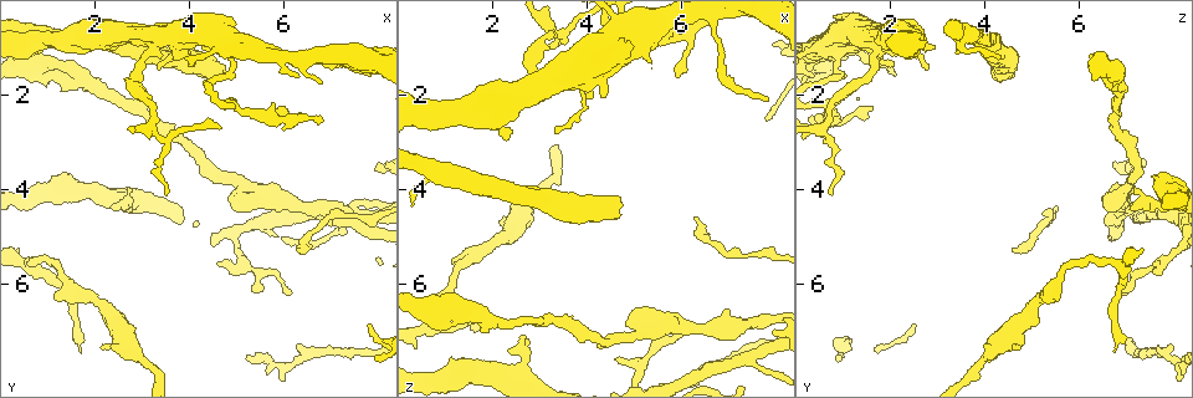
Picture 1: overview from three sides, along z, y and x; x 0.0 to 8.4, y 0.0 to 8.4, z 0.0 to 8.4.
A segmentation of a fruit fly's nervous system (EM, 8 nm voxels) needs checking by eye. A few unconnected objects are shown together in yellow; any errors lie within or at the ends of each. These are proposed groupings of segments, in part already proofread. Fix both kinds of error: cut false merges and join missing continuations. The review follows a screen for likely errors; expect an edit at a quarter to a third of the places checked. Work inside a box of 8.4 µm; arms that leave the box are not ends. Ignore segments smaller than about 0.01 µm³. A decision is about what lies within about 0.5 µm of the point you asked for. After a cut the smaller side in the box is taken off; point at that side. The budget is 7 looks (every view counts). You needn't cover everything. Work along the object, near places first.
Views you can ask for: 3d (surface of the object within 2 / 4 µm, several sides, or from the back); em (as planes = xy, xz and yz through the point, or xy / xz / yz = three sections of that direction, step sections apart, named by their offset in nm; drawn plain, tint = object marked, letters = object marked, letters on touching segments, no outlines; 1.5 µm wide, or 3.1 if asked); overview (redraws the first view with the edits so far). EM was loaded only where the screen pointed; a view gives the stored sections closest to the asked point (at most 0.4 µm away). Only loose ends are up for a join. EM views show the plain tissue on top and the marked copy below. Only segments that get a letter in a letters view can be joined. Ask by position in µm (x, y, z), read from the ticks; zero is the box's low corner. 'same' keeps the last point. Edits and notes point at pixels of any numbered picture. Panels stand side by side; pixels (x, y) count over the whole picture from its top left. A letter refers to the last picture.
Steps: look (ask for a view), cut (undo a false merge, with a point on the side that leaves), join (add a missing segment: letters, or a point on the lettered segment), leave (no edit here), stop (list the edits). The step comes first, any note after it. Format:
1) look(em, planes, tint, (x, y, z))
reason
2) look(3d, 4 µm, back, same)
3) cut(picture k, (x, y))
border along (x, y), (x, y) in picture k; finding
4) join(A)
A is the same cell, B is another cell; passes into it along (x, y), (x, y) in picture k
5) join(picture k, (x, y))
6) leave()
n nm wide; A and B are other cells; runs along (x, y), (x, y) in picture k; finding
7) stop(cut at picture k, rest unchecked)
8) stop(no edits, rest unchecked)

look(3d, 2 µm, back, (2.75, 7.30, 4.25))
thick turns thin

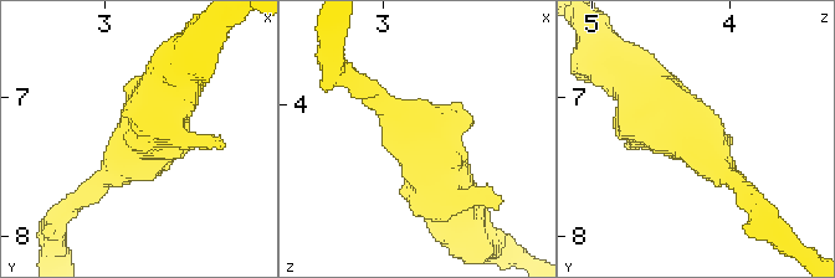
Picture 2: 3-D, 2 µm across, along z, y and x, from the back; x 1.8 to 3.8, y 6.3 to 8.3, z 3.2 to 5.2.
look(em, planes, letters, (2.70, 7.34, 4.26))
arms of 160, 400 nm; need the tissue

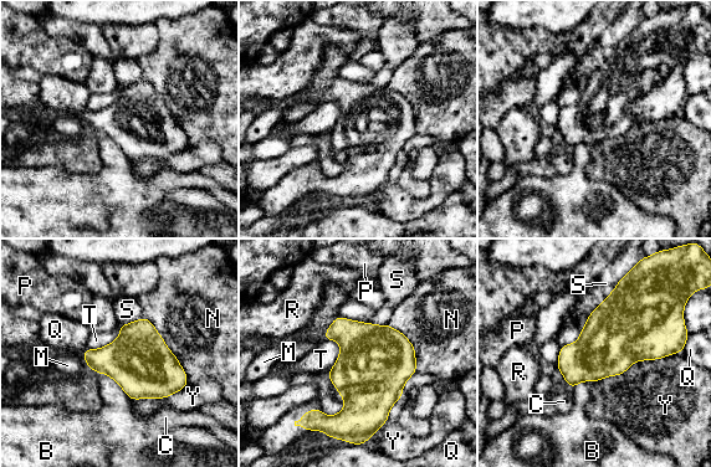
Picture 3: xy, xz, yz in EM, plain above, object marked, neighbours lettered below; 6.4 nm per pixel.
leave()
B, C, M, N, P, Q, R, S, T and Y are other cells; border along (680, 350), (635, 360), (596, 383) in picture 3; all the same cell

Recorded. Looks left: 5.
look(3d, 4 µm, back, (2.65, 4.35, 7.10))
branch stops here

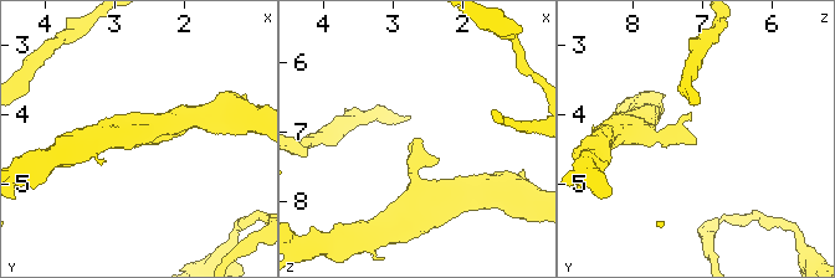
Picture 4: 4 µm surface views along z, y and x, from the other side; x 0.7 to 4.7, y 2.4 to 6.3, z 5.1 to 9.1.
look(em, 3.1 µm, xy, step 16, tint, (2.60, 4.40, 7.10))
shape alone is not enough

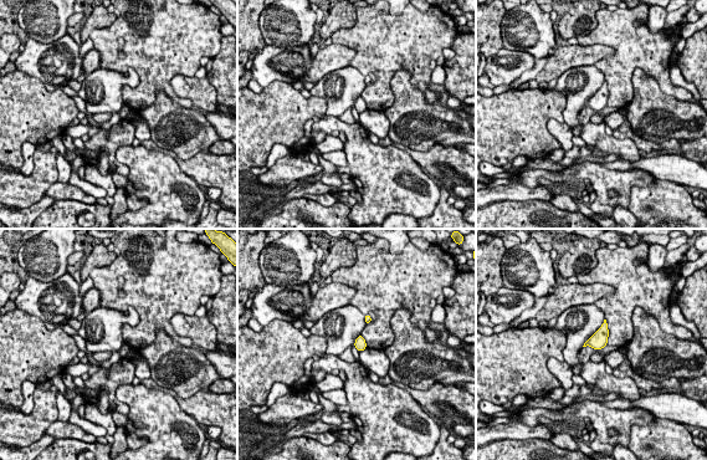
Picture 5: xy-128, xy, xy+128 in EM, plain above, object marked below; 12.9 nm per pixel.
look(em, 3.1 µm, xy, step 16, letters, same)

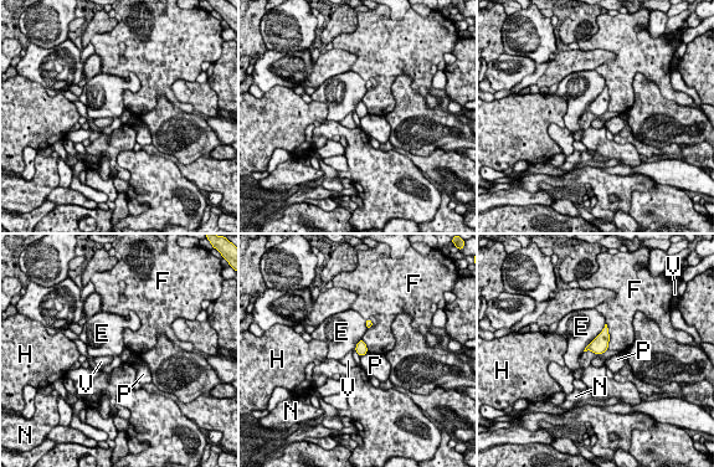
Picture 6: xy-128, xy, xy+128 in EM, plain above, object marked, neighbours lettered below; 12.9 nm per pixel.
leave()
E, F, H, N, P and V are other cells; border along (605, 323), (601, 332), (582, 350) in picture 6; none of them fits

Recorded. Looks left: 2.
look(em, xz, step 8, letters, (1.80, 1.65, 6.65))
arms part here

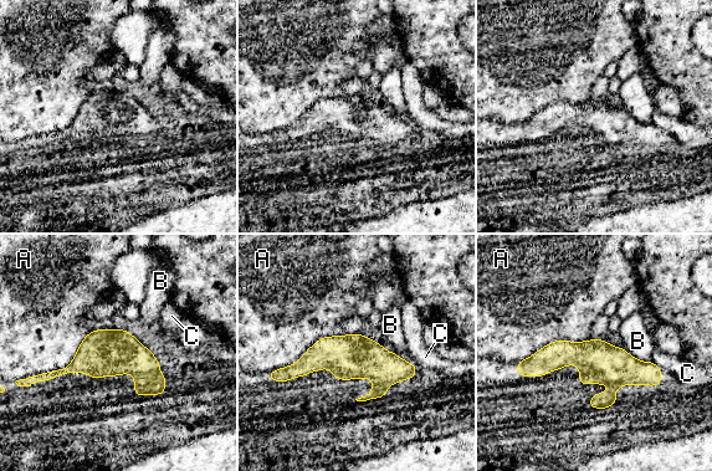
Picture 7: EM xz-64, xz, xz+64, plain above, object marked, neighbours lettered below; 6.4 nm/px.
leave()
280 nm wide; A, B and C are other cells; all the same cell

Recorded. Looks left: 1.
stop(no edits, rest unchecked)

